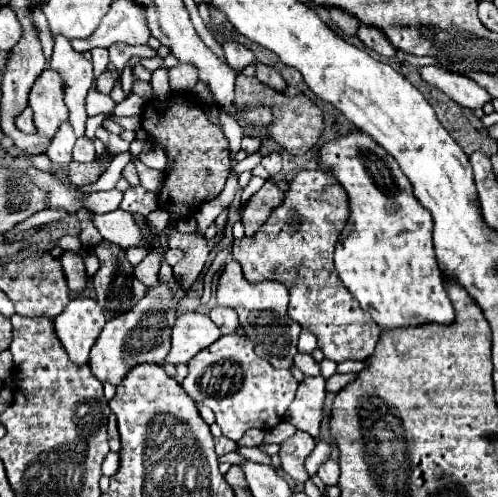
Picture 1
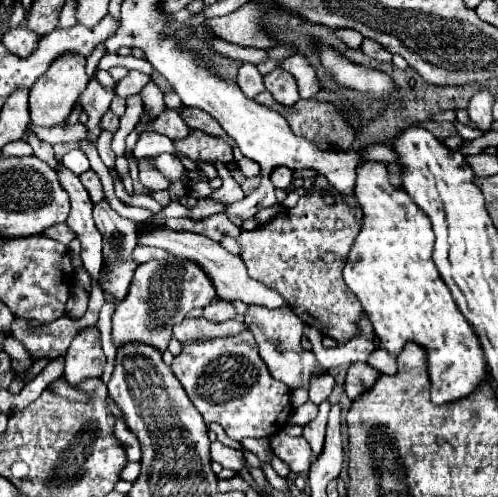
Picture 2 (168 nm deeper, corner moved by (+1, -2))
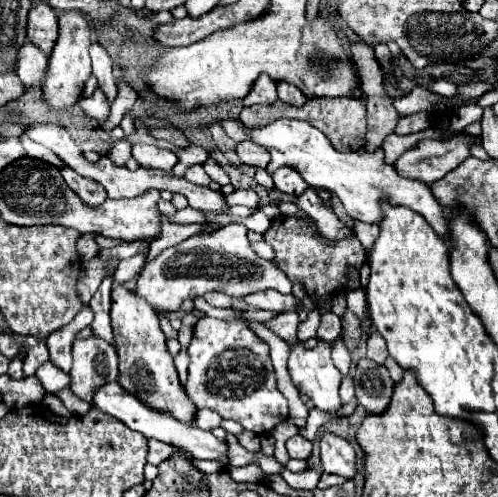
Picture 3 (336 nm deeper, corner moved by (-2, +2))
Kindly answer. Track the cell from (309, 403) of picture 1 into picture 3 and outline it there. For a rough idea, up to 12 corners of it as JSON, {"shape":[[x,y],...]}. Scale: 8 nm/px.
{"shape":[[330,432],[320,440],[328,474],[356,474],[352,444]]}

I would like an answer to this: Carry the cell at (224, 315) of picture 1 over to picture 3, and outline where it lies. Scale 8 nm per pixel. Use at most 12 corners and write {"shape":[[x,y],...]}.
{"shape":[[208,292],[204,300],[218,308],[230,308],[232,298],[222,292]]}

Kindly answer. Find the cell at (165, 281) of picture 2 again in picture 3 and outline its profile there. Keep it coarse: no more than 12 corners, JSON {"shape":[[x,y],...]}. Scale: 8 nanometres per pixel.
{"shape":[[242,224],[148,262],[136,294],[164,316],[210,290],[292,292]]}

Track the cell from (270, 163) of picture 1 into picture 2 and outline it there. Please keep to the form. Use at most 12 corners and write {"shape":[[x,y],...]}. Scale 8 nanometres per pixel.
{"shape":[[275,168],[271,182],[275,188],[287,188],[293,180],[289,168]]}

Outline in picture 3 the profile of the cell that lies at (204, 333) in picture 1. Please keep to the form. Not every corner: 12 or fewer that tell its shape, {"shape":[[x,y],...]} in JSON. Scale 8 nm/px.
{"shape":[[296,312],[278,314],[266,322],[284,342],[298,340],[296,328],[300,316]]}

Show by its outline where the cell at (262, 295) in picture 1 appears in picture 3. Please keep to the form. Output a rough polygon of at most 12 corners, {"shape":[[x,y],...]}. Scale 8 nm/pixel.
{"shape":[[330,344],[290,346],[292,384],[322,412],[342,408]]}

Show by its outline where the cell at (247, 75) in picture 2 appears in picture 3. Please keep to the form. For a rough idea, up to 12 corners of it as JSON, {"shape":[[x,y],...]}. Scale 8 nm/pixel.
{"shape":[[262,74],[242,100],[244,106],[272,104],[276,84]]}

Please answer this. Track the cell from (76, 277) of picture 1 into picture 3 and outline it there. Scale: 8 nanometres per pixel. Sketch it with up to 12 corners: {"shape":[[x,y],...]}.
{"shape":[[86,306],[70,324],[48,336],[50,362],[62,372],[72,368],[72,342],[90,326]]}

